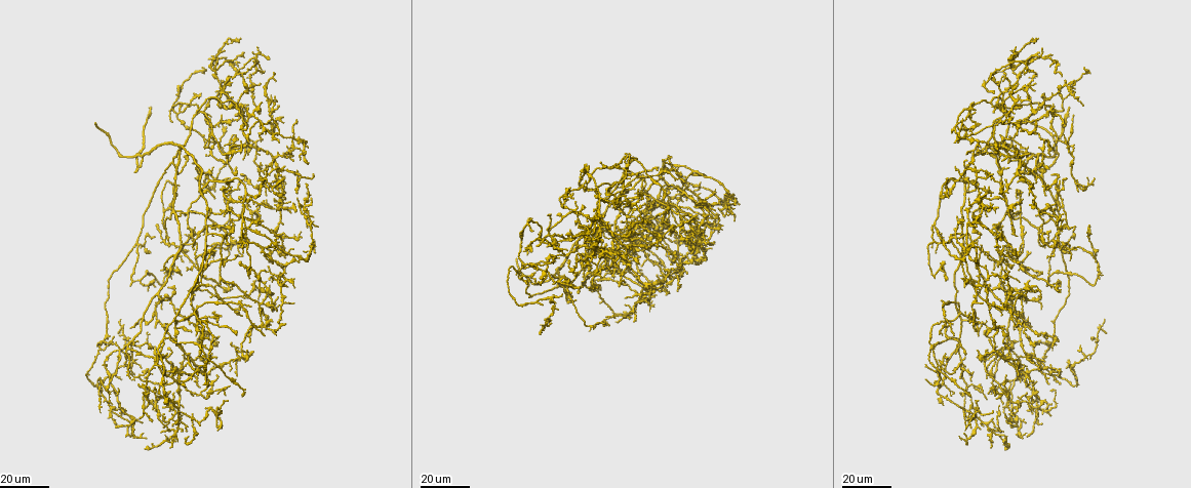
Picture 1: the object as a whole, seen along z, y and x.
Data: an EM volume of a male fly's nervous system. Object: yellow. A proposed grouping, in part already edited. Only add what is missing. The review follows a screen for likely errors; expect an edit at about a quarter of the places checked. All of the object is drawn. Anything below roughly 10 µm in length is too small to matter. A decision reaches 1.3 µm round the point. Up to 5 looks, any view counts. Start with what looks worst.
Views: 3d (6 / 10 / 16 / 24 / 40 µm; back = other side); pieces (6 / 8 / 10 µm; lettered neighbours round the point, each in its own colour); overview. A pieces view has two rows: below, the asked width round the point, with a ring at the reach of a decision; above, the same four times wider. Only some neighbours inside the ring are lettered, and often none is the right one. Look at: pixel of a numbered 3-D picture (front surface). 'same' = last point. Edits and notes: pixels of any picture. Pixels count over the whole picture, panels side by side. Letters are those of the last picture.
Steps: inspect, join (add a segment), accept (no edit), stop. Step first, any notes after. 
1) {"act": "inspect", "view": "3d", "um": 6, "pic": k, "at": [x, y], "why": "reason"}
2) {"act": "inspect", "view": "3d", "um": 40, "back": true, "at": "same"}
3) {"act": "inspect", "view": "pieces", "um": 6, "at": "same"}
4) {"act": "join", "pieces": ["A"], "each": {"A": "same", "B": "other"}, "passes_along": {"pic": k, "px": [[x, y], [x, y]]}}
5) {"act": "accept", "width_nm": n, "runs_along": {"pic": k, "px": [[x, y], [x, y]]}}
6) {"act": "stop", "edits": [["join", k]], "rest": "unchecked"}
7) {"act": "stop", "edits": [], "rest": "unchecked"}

{"act": "inspect", "view": "3d", "um": 16, "pic": 1, "at": [150, 108], "why": "branch stops here"}

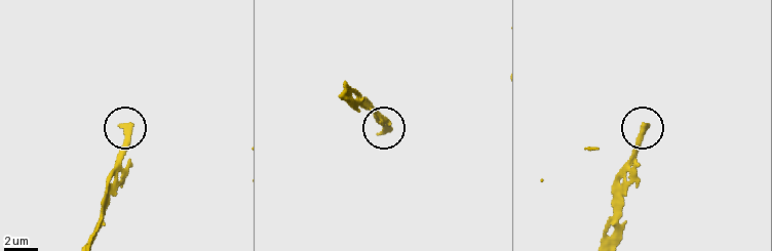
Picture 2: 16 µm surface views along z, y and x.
{"act": "inspect", "view": "pieces", "um": 6, "pic": 2, "at": [645, 126]}

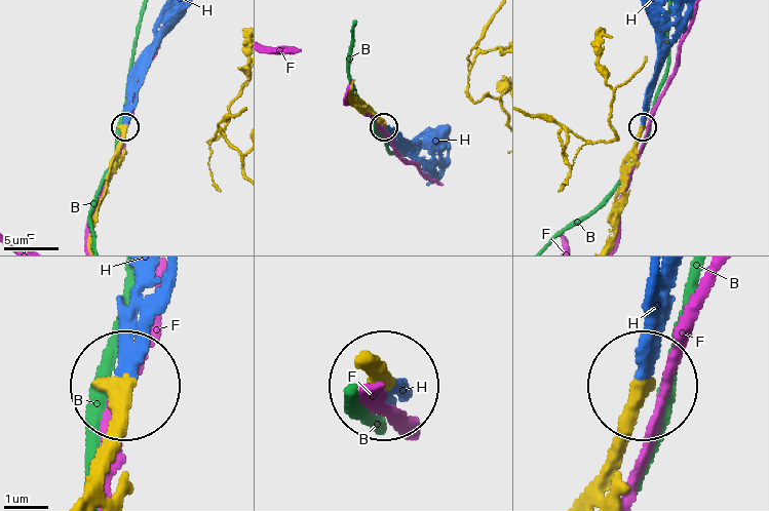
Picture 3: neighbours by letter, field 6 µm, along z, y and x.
{"act": "join", "pieces": ["H"], "each": {"B": "other", "F": "other", "H": "same"}, "passes_along": {"pic": 3, "px": [[85, 492], [122, 403], [144, 281]]}, "found": "the cell continues"}

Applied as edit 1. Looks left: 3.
{"act": "inspect", "view": "3d", "um": 16, "pic": 1, "at": [516, 258], "why": "an open end"}

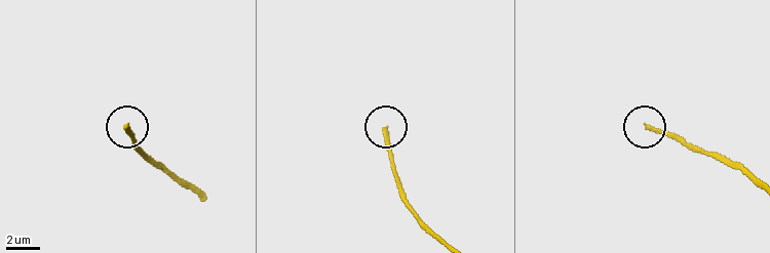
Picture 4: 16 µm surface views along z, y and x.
{"act": "inspect", "view": "pieces", "um": 6, "pic": 4, "at": [125, 124]}

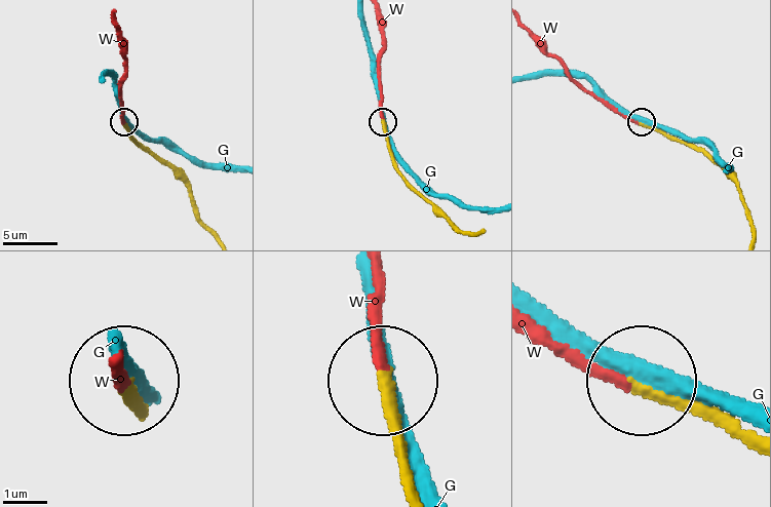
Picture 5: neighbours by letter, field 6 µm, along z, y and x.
{"act": "join", "pieces": ["W"], "each": {"G": "other", "W": "same"}, "passes_along": {"pic": 5, "px": [[667, 137], [624, 118], [586, 92], [531, 32]]}, "found": "it goes on there"}

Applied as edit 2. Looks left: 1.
{"act": "stop", "edits": [["join", 3], ["join", 5]], "rest": "unchecked"}

